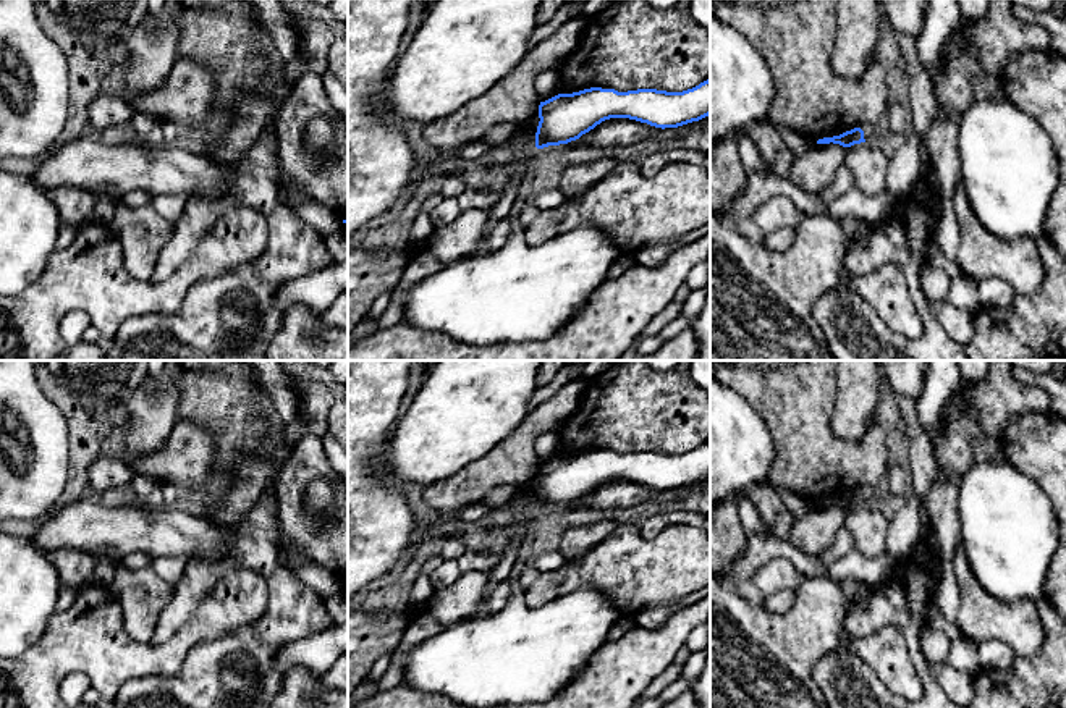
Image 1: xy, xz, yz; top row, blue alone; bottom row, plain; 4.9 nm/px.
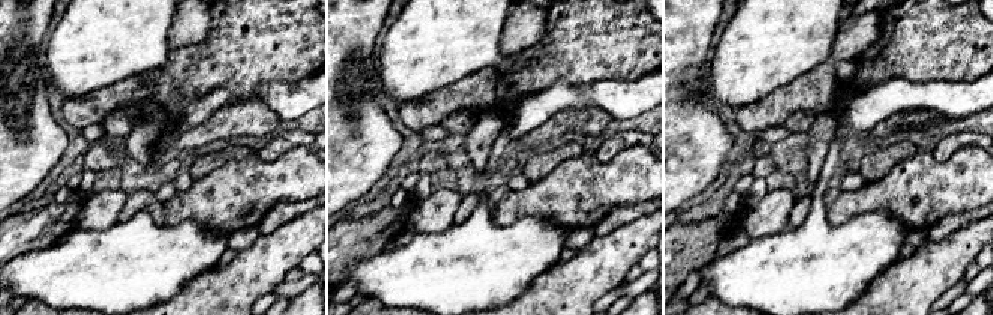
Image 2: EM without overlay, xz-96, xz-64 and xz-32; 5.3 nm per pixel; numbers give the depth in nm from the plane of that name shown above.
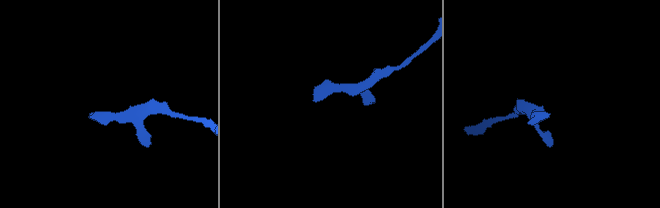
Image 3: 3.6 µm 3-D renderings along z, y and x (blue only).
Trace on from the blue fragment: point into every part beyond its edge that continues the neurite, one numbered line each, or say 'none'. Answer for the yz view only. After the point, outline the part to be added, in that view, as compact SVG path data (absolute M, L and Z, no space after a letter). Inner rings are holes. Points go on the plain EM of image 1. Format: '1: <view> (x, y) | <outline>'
1: yz (869, 492) | M859 487L857 490L861 490L864 493L864 501L867 503L869 499L874 498L883 498L875 487Z

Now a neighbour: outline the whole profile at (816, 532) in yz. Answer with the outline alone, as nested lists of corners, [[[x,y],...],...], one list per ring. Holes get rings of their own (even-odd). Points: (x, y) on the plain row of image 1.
[[[833,504],[812,508],[806,517],[794,522],[786,540],[799,551],[817,556],[831,546],[843,529],[846,511]]]

